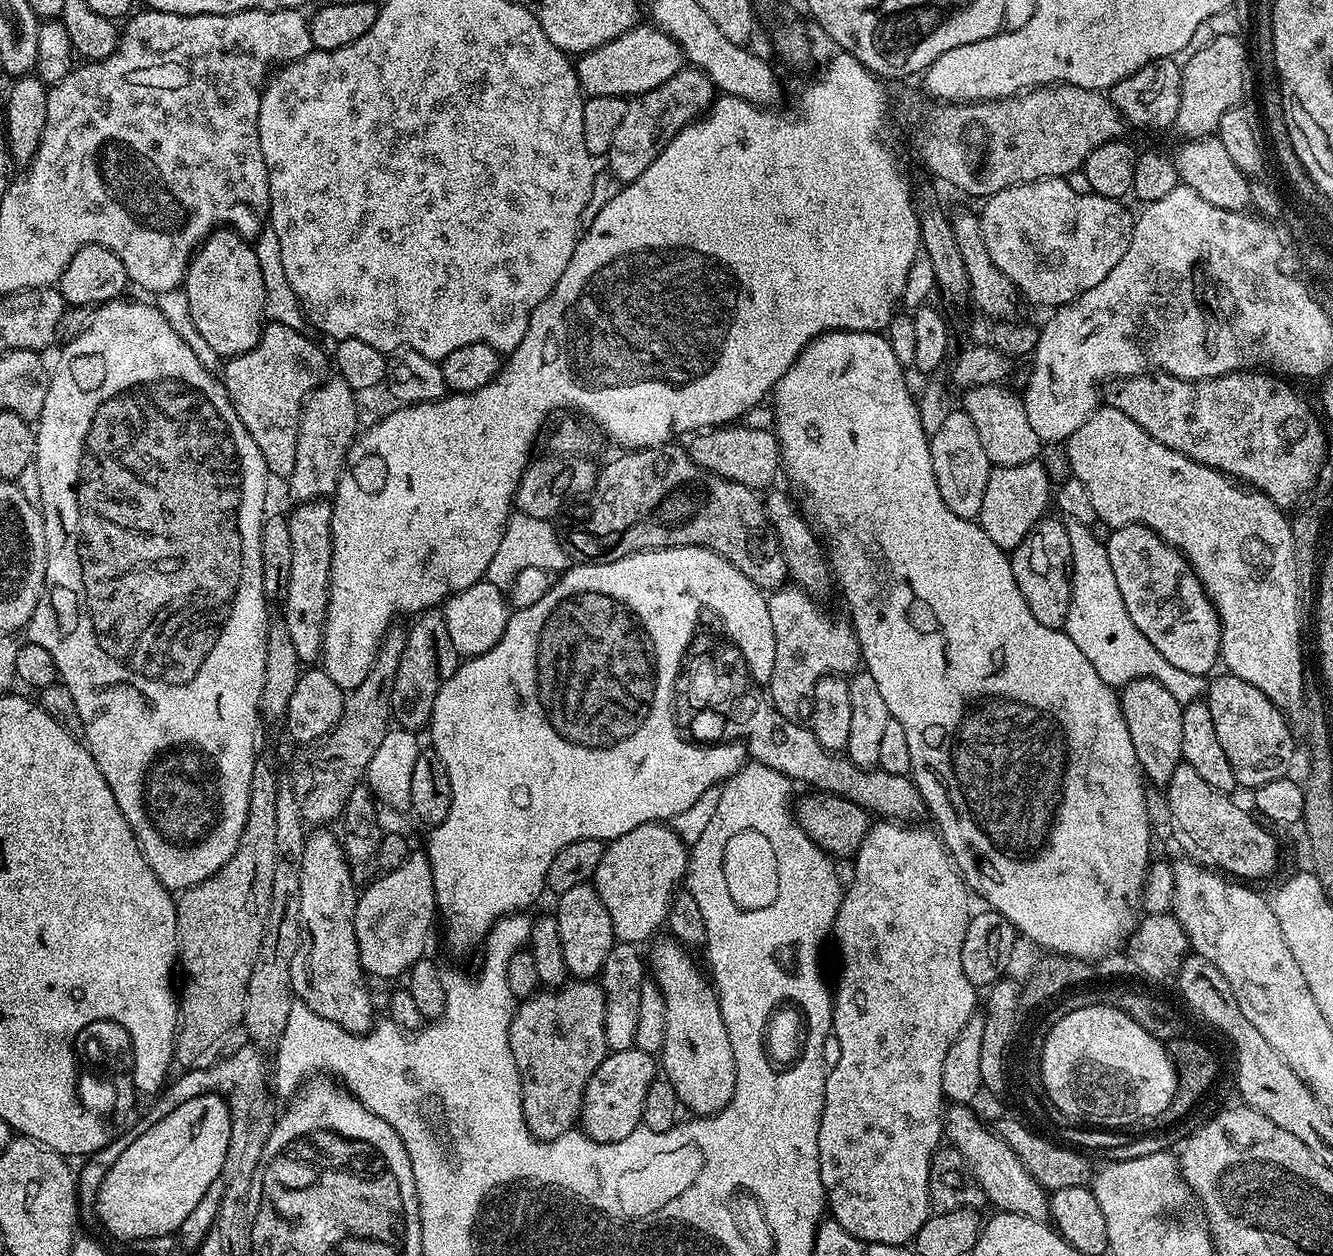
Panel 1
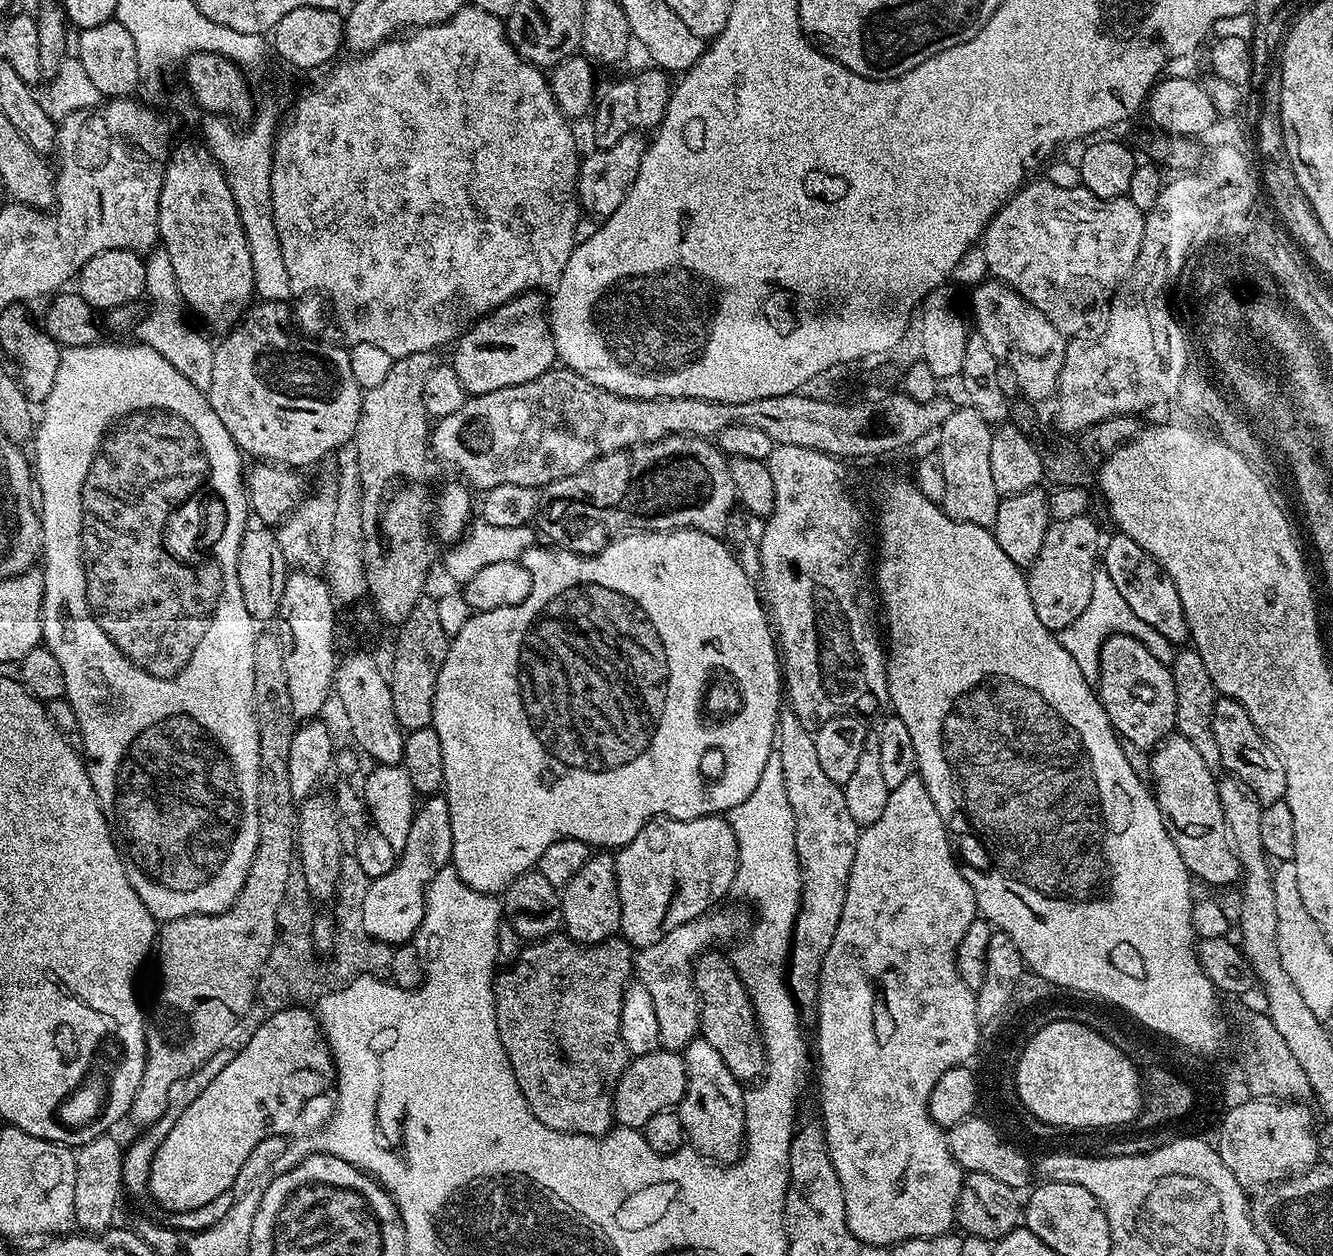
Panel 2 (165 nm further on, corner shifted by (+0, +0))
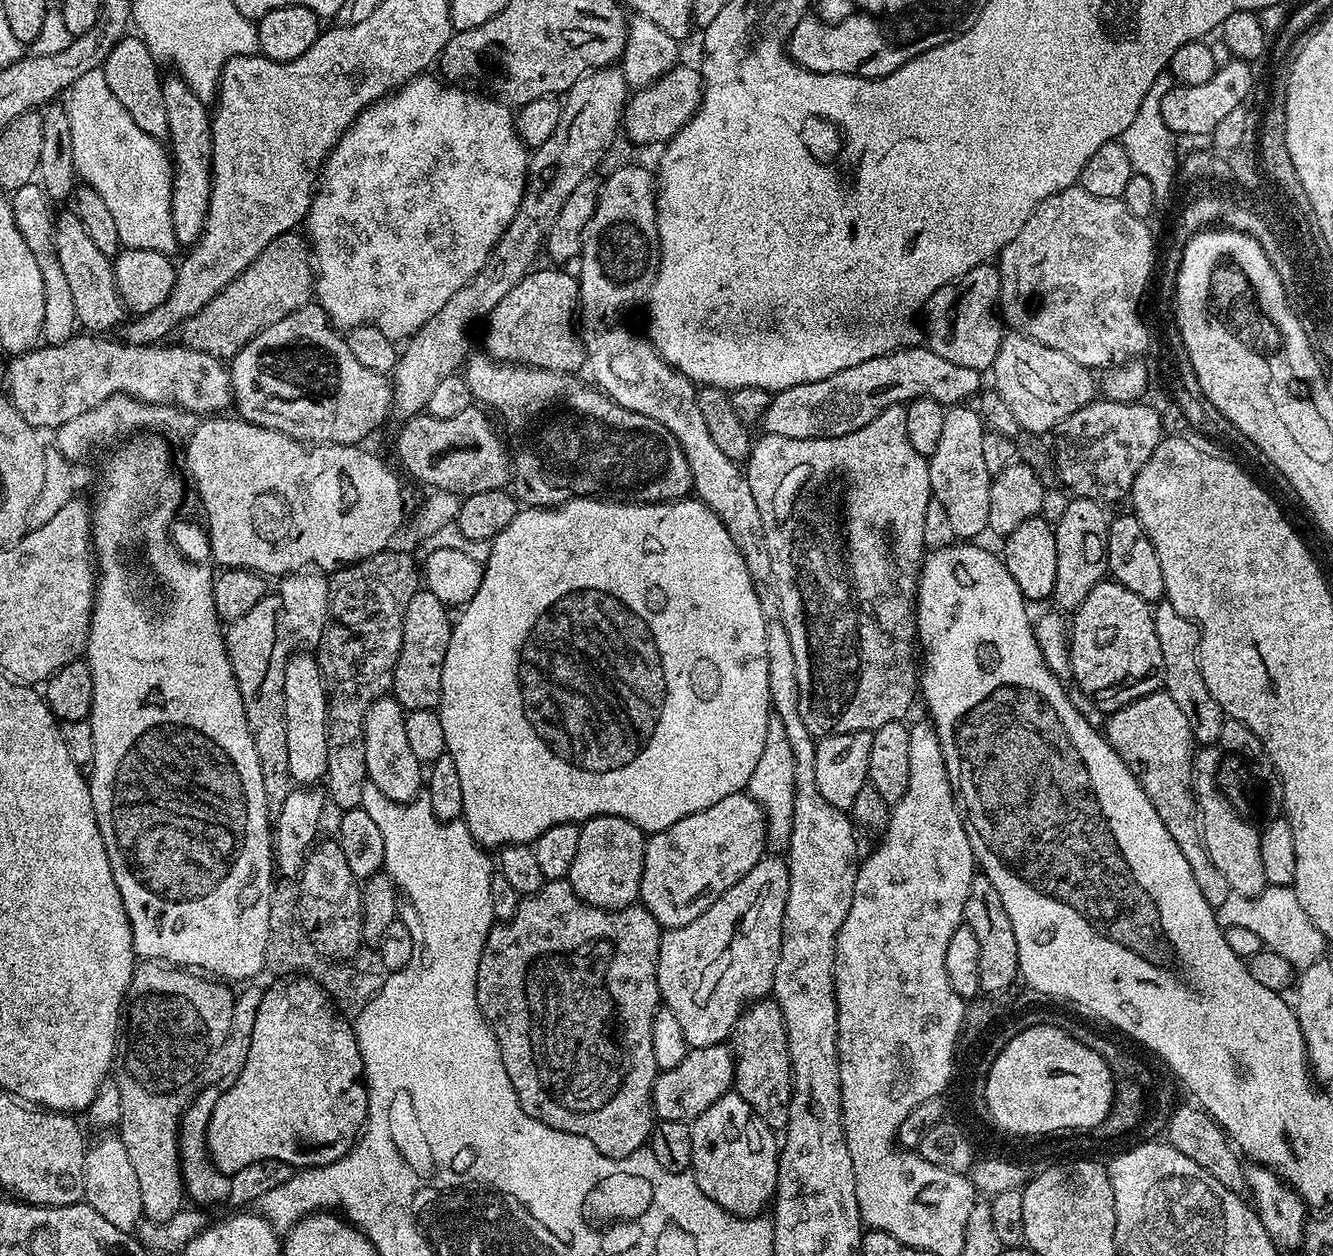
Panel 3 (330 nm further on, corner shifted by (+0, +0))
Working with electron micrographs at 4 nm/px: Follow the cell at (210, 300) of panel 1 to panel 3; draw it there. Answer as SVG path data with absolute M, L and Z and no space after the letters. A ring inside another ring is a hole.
M179 74L165 75L161 79L162 102L166 102L166 118L168 119L168 135L170 144L170 159L172 161L172 217L174 218L174 234L176 243L180 246L191 246L199 241L200 233L204 231L204 223L208 217L208 203L212 190L212 118L209 105Z

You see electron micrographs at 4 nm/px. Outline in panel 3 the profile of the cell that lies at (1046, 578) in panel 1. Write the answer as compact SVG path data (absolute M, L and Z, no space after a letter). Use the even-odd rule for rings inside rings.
M1069 499L1066 514L1055 524L1056 545L1058 546L1058 578L1054 578L1051 599L1060 608L1074 610L1086 602L1086 594L1094 590L1105 579L1108 570L1108 521L1105 505L1092 500Z

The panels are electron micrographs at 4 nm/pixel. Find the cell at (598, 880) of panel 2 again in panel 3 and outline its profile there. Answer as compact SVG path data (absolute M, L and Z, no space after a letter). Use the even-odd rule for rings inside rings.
M595 816L583 821L578 834L578 850L574 853L574 866L570 866L566 877L574 894L578 894L578 898L582 898L582 902L586 902L590 906L598 906L611 912L619 908L633 907L640 898L645 843L645 832L626 818Z

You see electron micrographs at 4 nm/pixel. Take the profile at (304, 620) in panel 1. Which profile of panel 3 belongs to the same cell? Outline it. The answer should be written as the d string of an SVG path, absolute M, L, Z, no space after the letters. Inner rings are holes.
M299 652L289 656L286 666L286 747L293 781L300 786L316 786L328 774L328 692L324 688L324 673L320 670L319 659Z

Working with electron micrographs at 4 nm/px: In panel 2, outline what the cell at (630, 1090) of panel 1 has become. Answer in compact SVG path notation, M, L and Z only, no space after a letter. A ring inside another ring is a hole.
M657 1050L629 1059L625 1069L615 1081L616 1089L611 1089L610 1103L615 1123L621 1128L643 1129L654 1114L669 1111L686 1092L686 1068L683 1055L679 1052Z

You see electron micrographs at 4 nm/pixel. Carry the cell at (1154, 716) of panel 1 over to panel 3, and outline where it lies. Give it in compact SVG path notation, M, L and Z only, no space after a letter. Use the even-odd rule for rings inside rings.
M1105 578L1098 586L1094 586L1094 590L1090 590L1090 594L1086 594L1086 602L1078 605L1071 616L1072 632L1070 628L1067 637L1072 680L1104 713L1114 713L1146 694L1161 691L1164 682L1162 646L1158 646L1158 634L1154 630L1154 608L1149 601L1138 598L1138 594L1126 590L1126 586L1118 581Z

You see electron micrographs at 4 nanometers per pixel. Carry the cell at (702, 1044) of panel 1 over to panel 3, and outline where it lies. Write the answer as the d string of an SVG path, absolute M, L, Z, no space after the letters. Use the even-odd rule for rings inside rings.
M730 1090L714 1106L702 1110L691 1121L691 1173L701 1183L706 1198L718 1202L731 1216L759 1216L773 1203L778 1178L778 1136L754 1114L735 1090ZM712 1180L712 1184L707 1184ZM768 1204L768 1205L767 1205ZM764 1207L766 1207L764 1209Z

